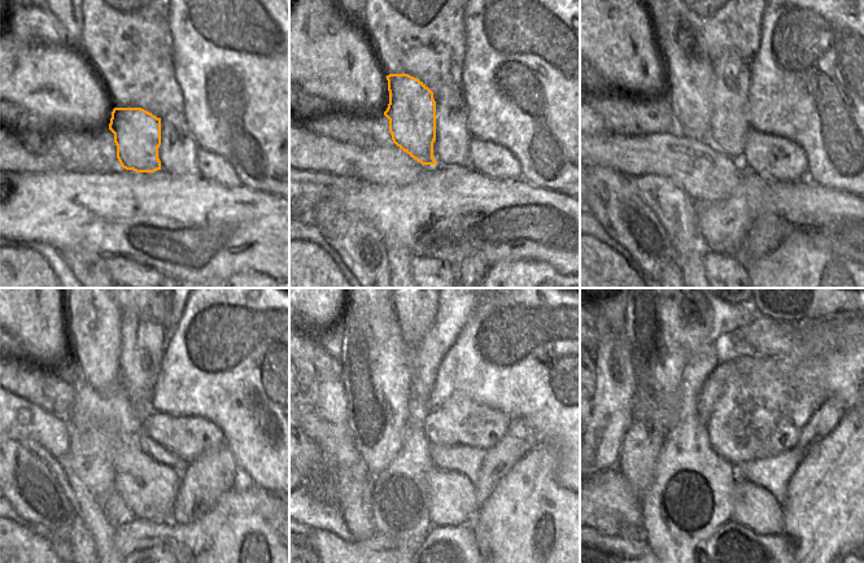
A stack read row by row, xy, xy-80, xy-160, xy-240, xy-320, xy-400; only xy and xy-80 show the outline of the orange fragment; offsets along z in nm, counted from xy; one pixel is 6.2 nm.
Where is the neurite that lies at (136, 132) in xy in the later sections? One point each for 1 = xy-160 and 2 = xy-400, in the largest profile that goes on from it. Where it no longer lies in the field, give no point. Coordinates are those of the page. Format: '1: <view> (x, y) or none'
1: xy-160 (689, 70)
2: none

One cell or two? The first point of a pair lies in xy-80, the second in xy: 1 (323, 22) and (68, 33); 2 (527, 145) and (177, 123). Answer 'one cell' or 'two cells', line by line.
1: two cells
2: two cells

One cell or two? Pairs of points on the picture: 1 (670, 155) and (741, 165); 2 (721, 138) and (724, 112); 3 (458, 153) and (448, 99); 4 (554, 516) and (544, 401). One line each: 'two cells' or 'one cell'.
1: two cells
2: one cell
3: one cell
4: two cells

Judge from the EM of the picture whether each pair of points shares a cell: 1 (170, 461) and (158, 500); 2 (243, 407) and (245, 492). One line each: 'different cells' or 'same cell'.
1: different cells
2: different cells

